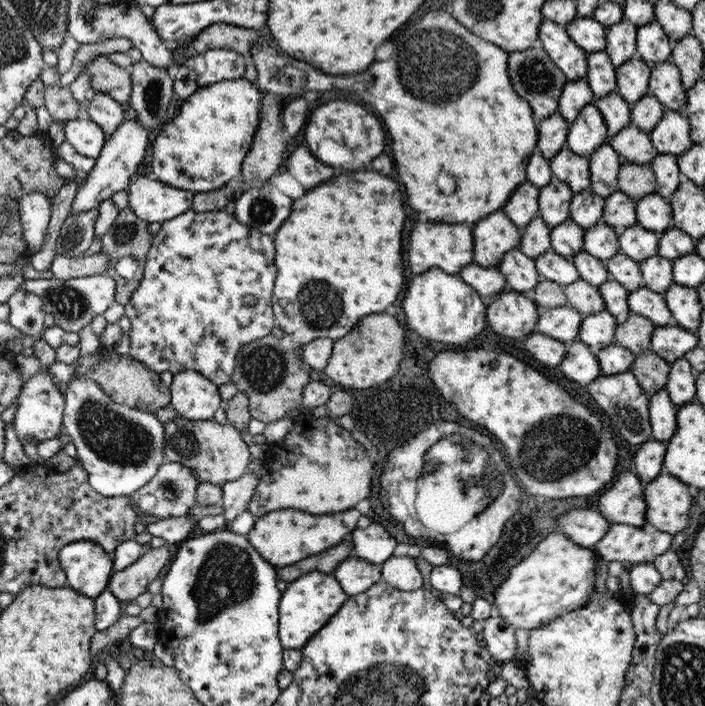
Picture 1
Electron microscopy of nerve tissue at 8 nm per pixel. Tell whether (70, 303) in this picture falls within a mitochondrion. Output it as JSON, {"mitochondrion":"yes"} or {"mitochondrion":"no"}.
{"mitochondrion":"yes"}

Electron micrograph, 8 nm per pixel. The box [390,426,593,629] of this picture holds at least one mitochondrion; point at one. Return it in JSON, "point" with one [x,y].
{"point":[454,451]}

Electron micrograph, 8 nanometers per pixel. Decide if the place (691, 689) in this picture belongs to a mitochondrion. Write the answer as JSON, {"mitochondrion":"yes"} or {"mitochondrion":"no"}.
{"mitochondrion":"yes"}

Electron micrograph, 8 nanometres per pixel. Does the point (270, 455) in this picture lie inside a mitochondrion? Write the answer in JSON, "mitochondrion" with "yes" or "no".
{"mitochondrion":"no"}

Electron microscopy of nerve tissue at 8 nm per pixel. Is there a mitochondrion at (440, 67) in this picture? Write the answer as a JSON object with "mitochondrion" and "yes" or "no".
{"mitochondrion":"yes"}

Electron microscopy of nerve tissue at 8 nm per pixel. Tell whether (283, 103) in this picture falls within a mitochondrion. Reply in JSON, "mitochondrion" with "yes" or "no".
{"mitochondrion":"no"}

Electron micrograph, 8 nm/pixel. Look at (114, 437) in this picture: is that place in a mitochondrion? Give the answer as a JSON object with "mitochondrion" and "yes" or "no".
{"mitochondrion":"yes"}

